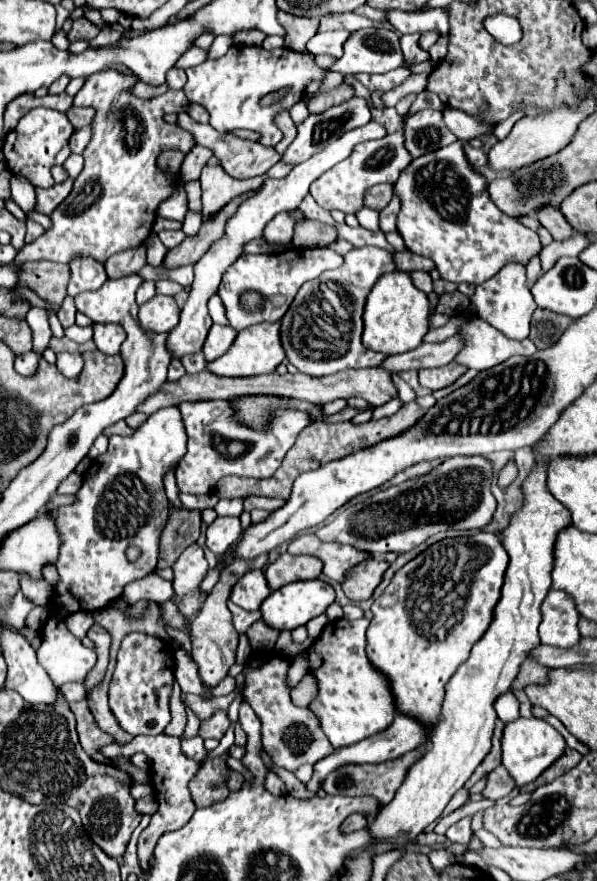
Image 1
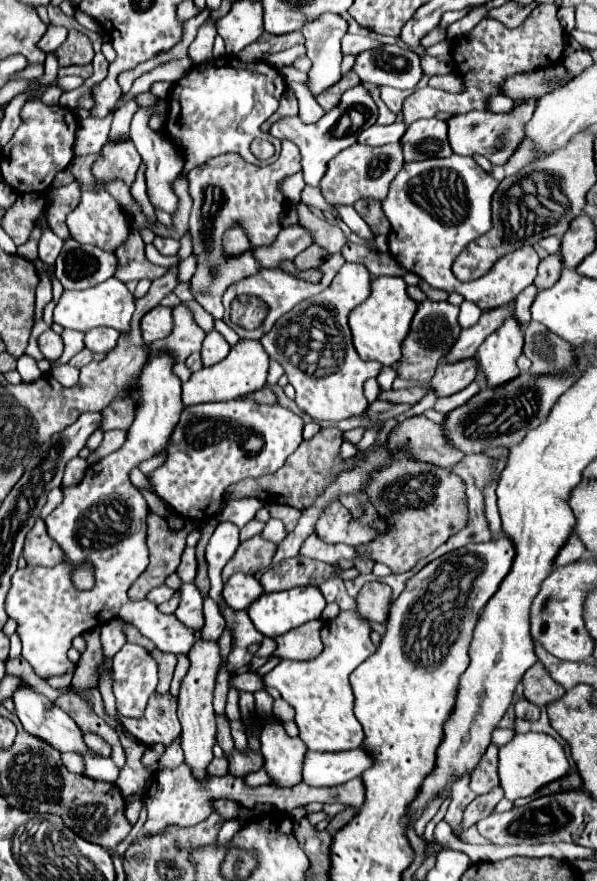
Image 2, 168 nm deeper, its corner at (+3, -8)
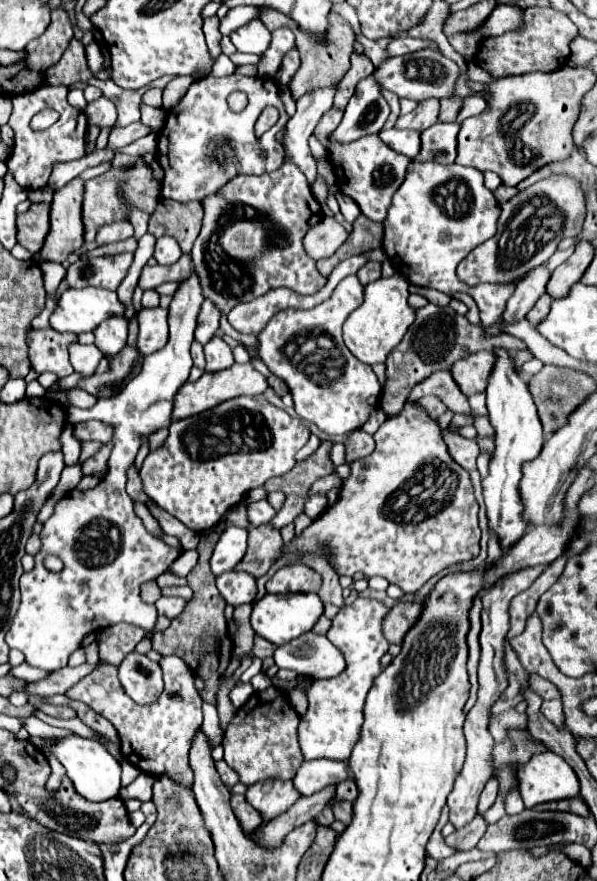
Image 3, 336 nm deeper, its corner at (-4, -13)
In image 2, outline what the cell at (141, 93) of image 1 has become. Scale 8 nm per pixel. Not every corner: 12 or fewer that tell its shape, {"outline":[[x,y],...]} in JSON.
{"outline":[[114,114],[80,122],[74,154],[96,154],[108,140]]}

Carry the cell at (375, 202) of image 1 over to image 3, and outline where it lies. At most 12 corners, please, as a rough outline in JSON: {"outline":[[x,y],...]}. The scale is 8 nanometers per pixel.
{"outline":[[365,215],[353,221],[345,245],[317,261],[319,273],[329,275],[339,261],[379,249],[383,223]]}

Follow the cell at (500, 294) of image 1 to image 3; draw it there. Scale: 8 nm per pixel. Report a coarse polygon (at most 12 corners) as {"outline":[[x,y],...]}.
{"outline":[[495,349],[481,479],[489,531],[507,553],[529,529],[523,465],[545,437],[511,353]]}

